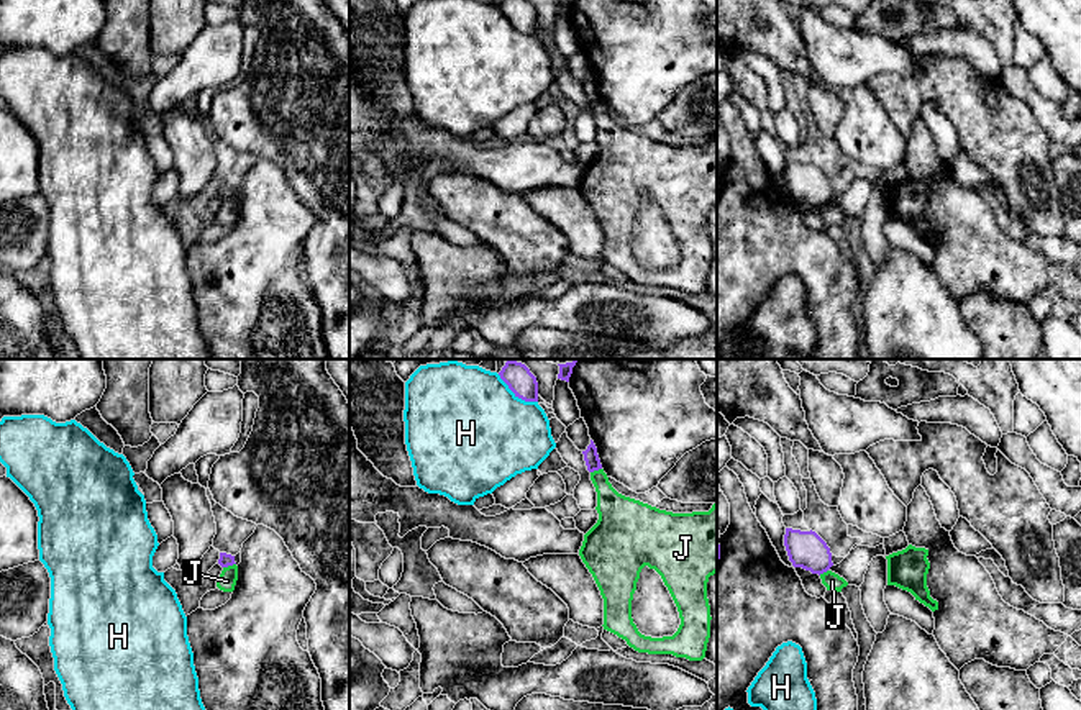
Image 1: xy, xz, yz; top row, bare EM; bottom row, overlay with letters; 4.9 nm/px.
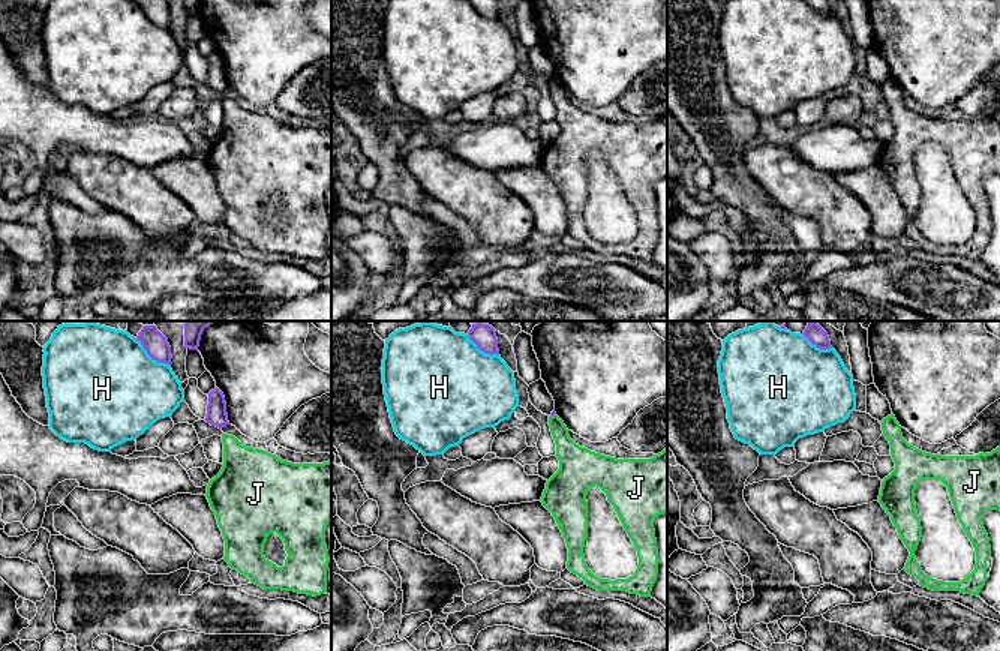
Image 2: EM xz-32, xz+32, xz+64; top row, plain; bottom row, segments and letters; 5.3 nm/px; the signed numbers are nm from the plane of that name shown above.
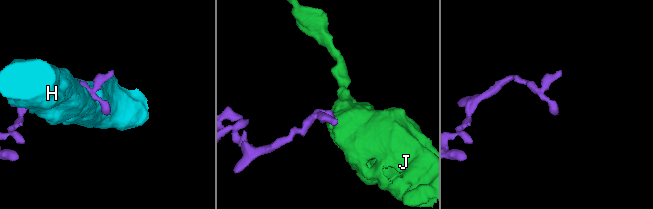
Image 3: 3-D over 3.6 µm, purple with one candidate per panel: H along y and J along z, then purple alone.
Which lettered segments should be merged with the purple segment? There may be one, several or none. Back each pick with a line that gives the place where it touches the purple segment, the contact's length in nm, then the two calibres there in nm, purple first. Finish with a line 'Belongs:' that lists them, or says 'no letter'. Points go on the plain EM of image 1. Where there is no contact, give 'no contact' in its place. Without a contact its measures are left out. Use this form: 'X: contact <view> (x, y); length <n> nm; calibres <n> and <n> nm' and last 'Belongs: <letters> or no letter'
Belongs: no letter

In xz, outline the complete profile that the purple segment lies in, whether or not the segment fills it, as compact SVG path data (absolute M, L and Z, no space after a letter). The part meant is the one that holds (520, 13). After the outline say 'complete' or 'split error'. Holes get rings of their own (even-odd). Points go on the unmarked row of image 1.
M502 0L499 8L515 30L525 34L538 34L538 15L528 0Z; complete

